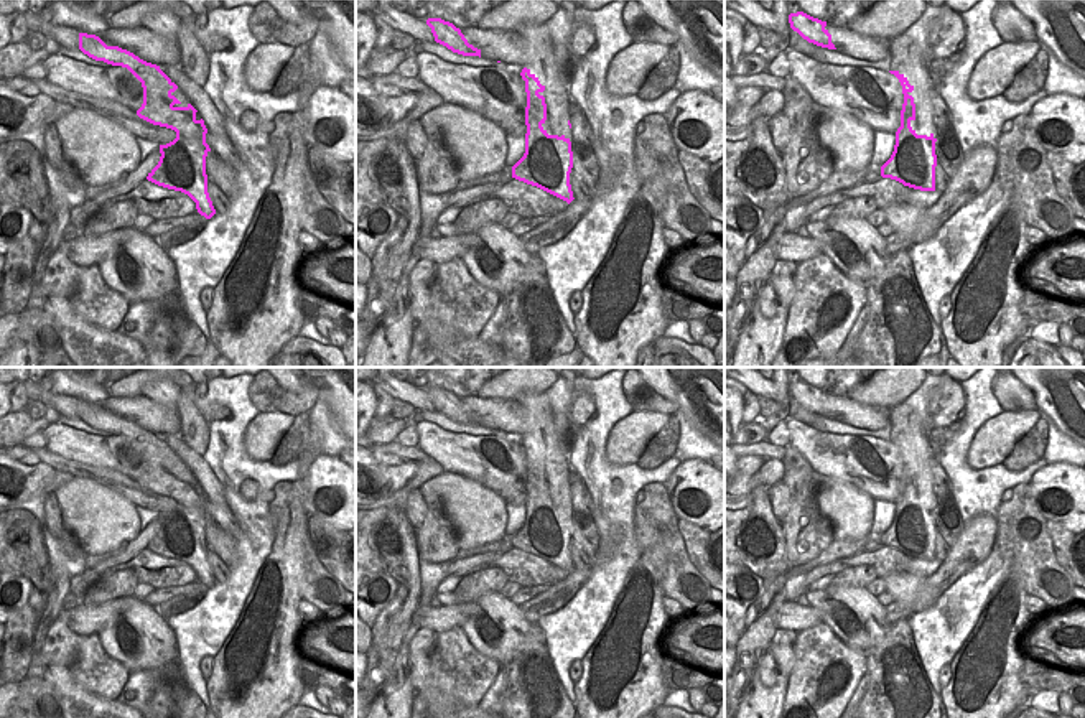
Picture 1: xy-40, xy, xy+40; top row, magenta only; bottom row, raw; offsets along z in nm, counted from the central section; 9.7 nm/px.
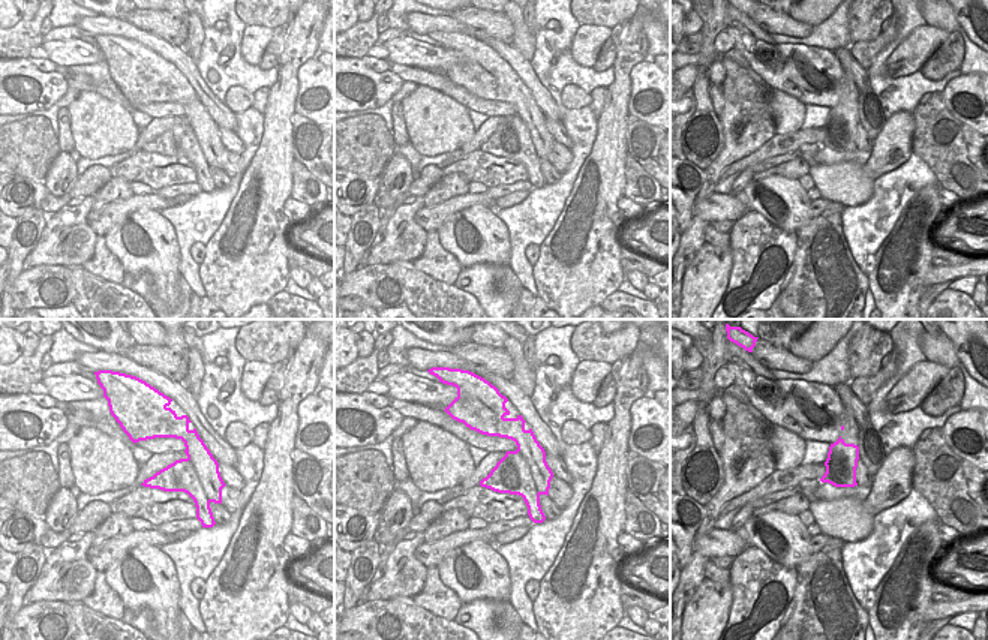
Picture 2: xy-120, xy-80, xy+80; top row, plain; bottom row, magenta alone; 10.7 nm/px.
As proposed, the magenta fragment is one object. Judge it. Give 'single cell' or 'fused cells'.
fused cells

